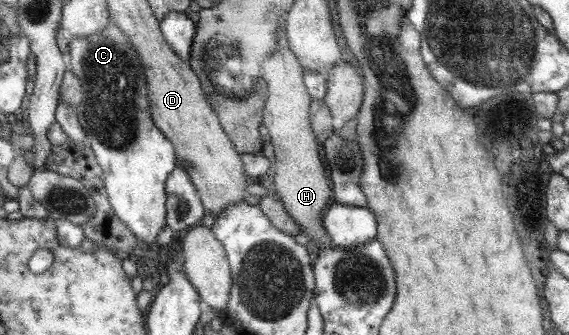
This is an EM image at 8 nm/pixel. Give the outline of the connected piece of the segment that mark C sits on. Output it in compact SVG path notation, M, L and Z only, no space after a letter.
M109 19L107 27L90 38L72 38L69 46L70 71L78 76L84 89L84 97L76 113L80 126L86 132L89 147L104 171L108 201L116 216L134 232L136 238L146 244L154 244L156 236L167 224L166 184L168 176L178 166L178 160L172 142L158 129L151 116L150 88L143 63L131 44L131 38L119 28L116 20Z

